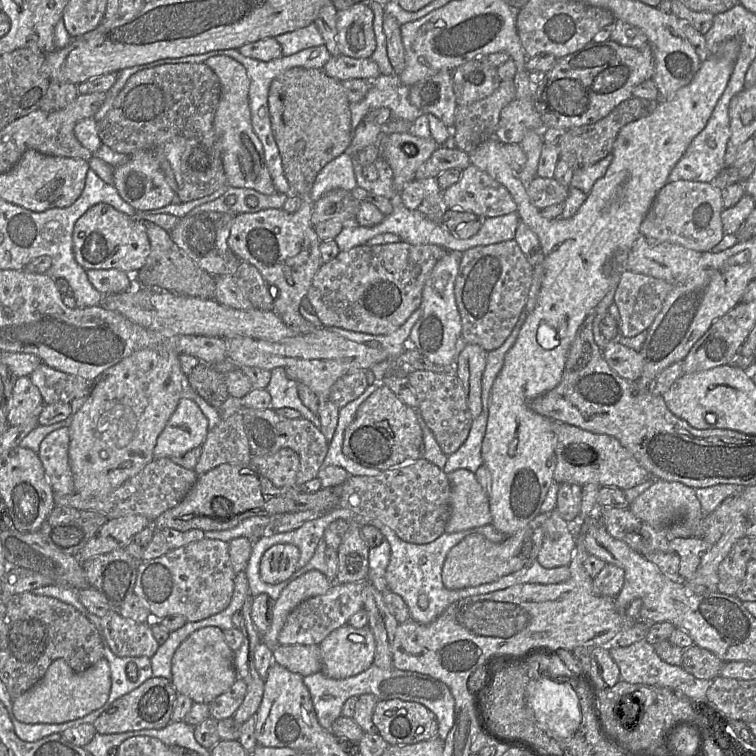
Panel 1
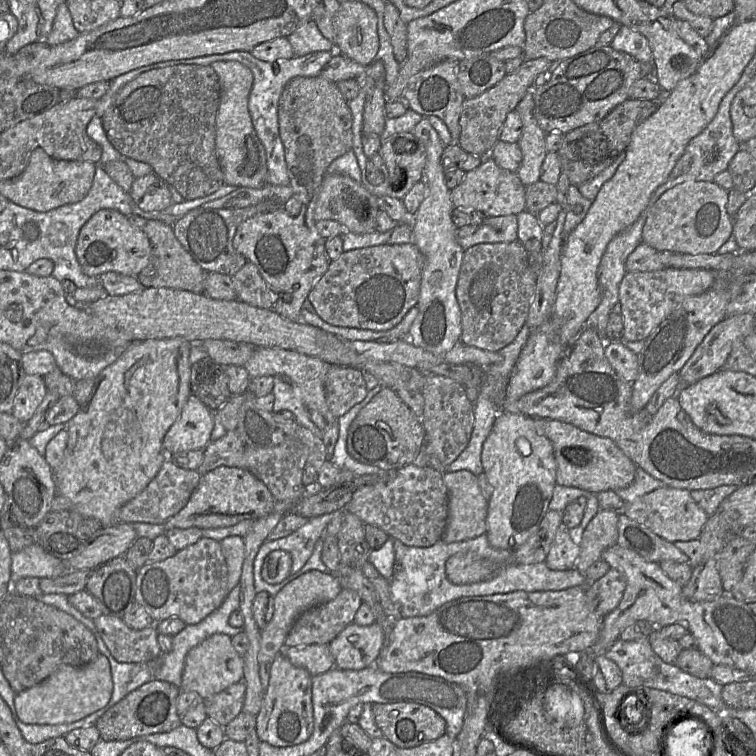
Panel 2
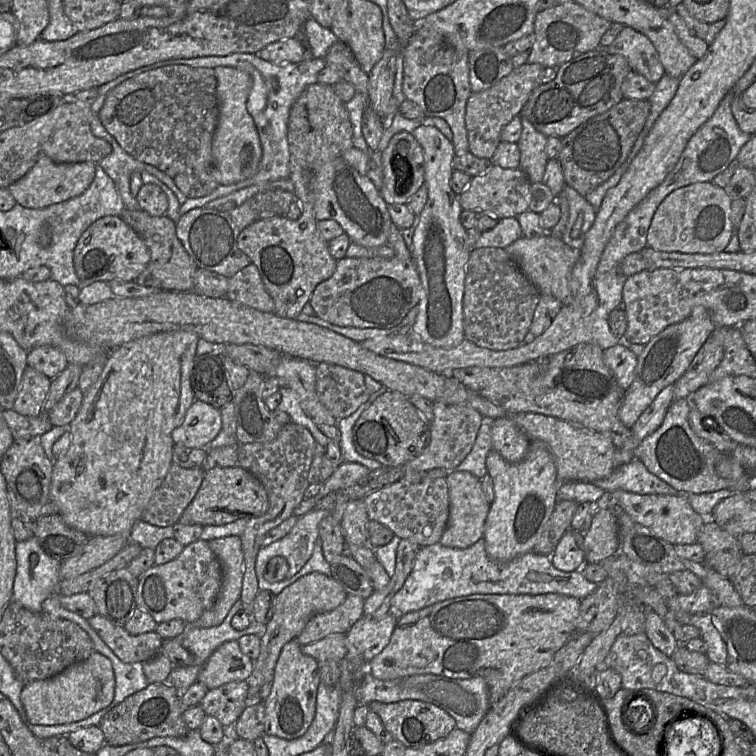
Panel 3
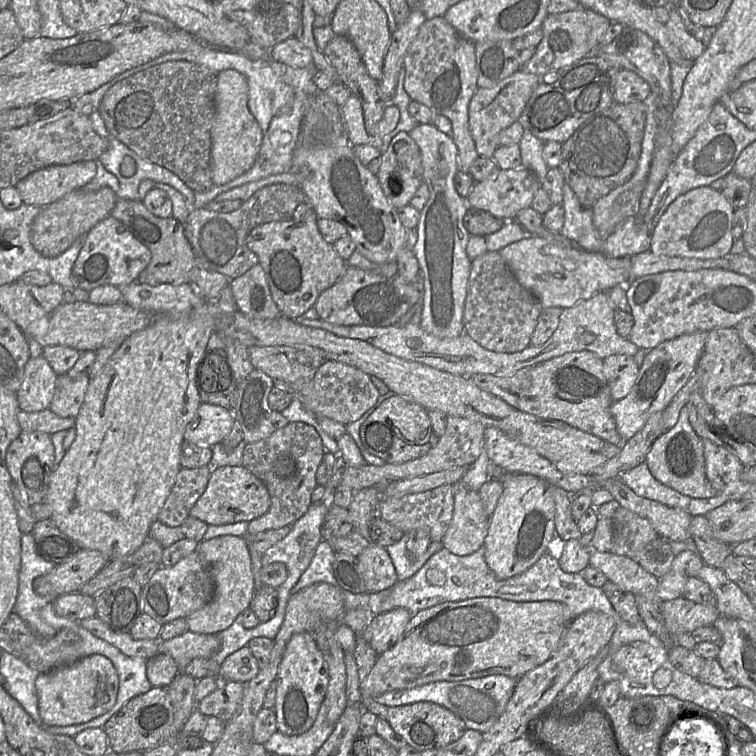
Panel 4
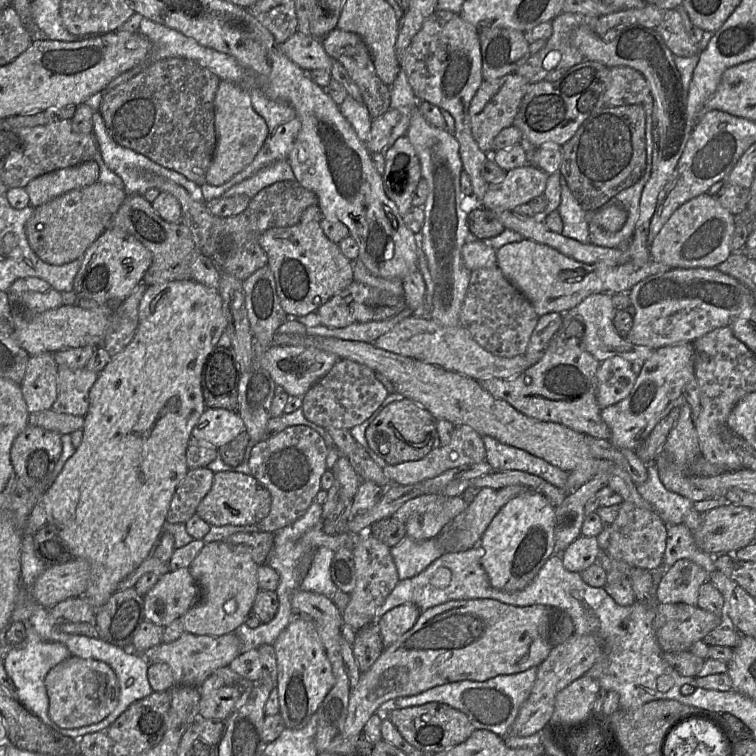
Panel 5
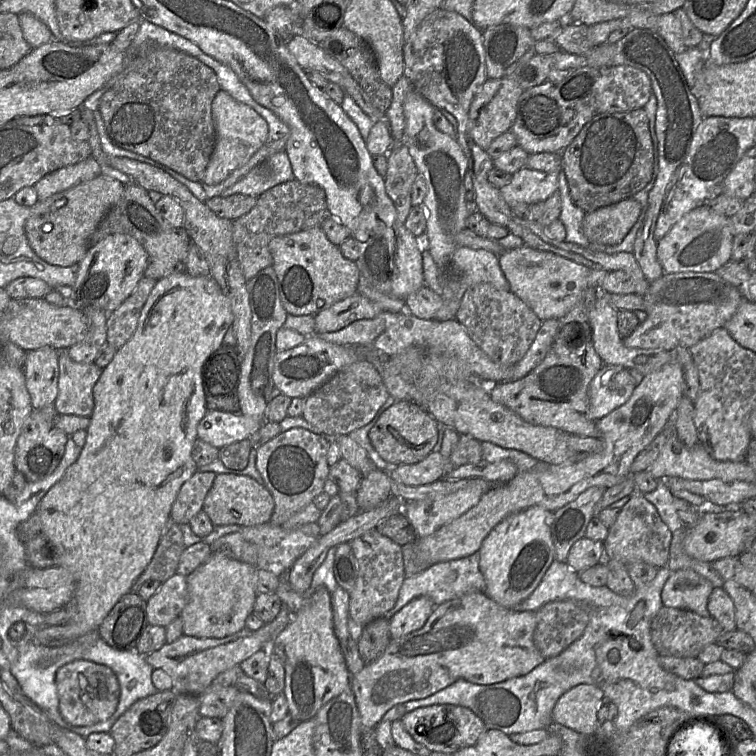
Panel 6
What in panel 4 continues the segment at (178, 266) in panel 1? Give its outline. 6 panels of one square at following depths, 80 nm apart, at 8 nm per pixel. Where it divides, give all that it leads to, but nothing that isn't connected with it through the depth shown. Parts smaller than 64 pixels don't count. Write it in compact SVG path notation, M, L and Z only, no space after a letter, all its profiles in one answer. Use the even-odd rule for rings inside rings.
M118 199L111 216L123 223L151 252L150 263L140 273L136 282L149 285L190 283L195 253L185 235L184 223L174 217L160 218L154 215L144 206L142 200Z

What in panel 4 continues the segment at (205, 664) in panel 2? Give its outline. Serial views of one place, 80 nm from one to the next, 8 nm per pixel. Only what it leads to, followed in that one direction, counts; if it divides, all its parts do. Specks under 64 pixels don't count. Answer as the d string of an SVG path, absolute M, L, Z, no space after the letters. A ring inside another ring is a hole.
M248 646L242 647L222 662L219 678L224 682L247 684L259 672L259 665Z

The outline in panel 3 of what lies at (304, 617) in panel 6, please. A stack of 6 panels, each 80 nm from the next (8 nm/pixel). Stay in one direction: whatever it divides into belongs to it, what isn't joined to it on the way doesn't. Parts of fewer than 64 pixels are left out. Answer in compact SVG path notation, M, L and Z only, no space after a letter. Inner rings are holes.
M295 639L290 640L280 653L274 670L271 692L263 702L265 734L288 740L303 736L315 717L320 682L319 662L304 654L301 645Z

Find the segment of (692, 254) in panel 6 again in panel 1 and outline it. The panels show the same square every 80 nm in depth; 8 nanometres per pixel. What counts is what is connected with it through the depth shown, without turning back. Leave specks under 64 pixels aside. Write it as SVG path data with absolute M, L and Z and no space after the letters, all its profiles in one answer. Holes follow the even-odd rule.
M668 182L656 195L640 226L640 235L651 243L668 242L694 251L712 252L725 235L721 221L723 210L722 188L715 182Z

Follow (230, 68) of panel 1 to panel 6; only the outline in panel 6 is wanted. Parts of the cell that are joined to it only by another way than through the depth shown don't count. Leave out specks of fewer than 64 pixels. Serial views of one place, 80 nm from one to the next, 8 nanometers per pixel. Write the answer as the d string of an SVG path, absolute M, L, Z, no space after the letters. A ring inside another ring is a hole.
M222 89L212 102L212 119L216 142L201 182L207 185L221 183L234 170L246 164L268 137L267 122L250 106L236 101Z

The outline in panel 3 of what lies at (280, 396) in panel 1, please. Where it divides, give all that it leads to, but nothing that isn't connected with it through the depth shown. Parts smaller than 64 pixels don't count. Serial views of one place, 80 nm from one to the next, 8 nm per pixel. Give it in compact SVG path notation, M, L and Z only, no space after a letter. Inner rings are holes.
M288 386L280 387L278 392L281 394L281 402L277 410L286 412L290 416L291 422L307 428L316 442L326 447L330 439L320 431L319 427L305 412L297 393Z

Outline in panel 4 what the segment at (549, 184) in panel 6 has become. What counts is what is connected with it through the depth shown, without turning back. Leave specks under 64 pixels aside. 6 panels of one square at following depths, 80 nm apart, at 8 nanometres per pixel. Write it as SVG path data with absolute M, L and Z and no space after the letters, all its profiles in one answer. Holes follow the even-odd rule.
M526 168L498 169L488 178L475 182L465 199L471 208L484 210L503 220L515 220L519 211L531 206L533 197L540 187L541 181Z

